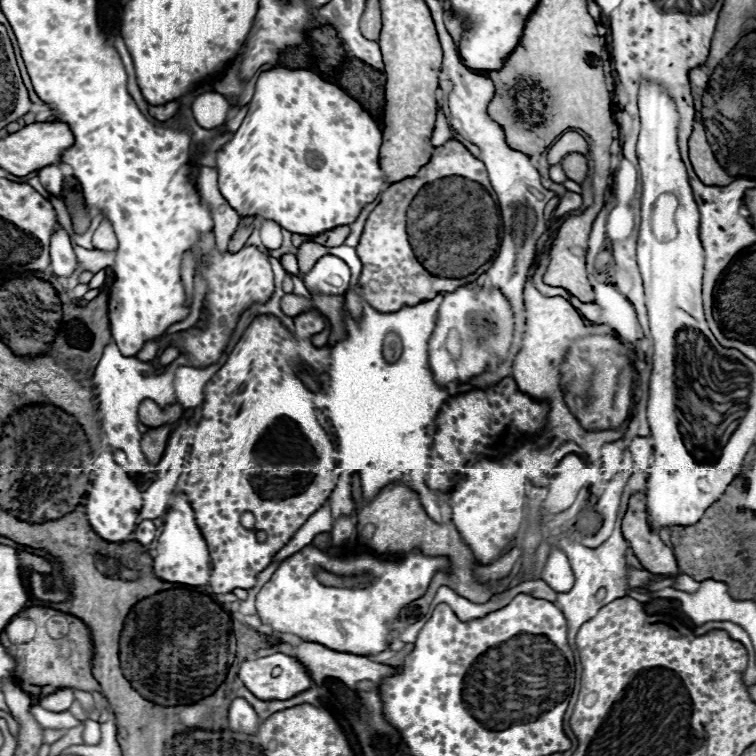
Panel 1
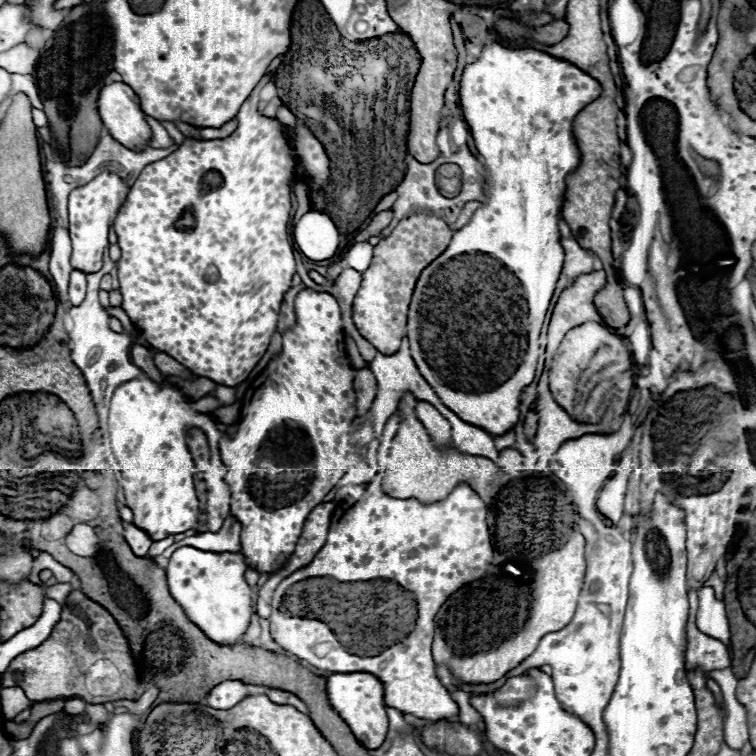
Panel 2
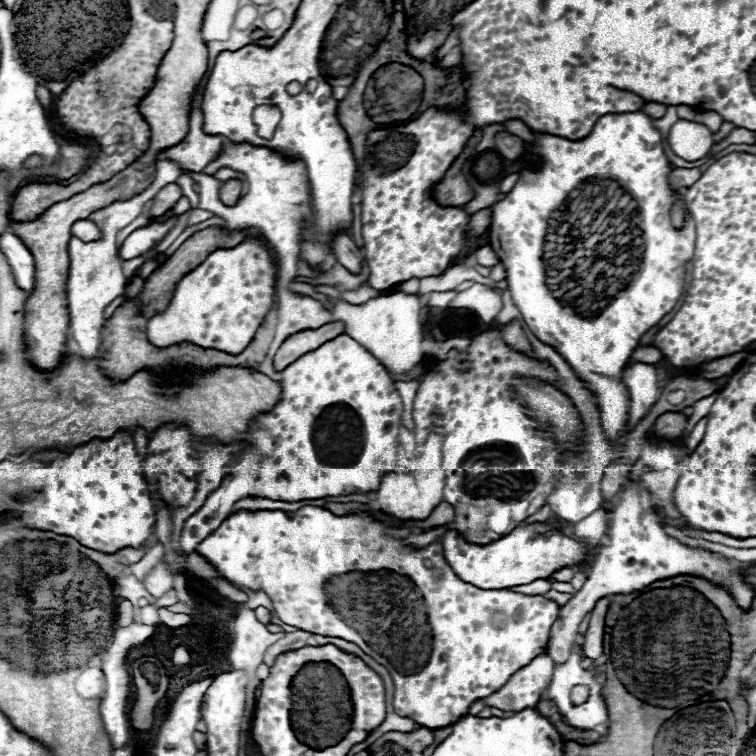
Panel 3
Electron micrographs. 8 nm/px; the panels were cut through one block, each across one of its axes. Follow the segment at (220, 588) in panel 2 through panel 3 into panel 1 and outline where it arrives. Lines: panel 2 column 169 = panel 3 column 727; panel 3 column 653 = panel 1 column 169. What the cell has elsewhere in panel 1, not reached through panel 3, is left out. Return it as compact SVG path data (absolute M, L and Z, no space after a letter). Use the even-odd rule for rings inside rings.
M172 494L172 502L164 516L164 530L158 538L152 568L154 568L156 578L160 578L164 582L176 582L176 584L188 584L188 586L208 584L210 556L208 556L206 542L196 526L194 512L190 508L190 502L186 500L186 494Z

